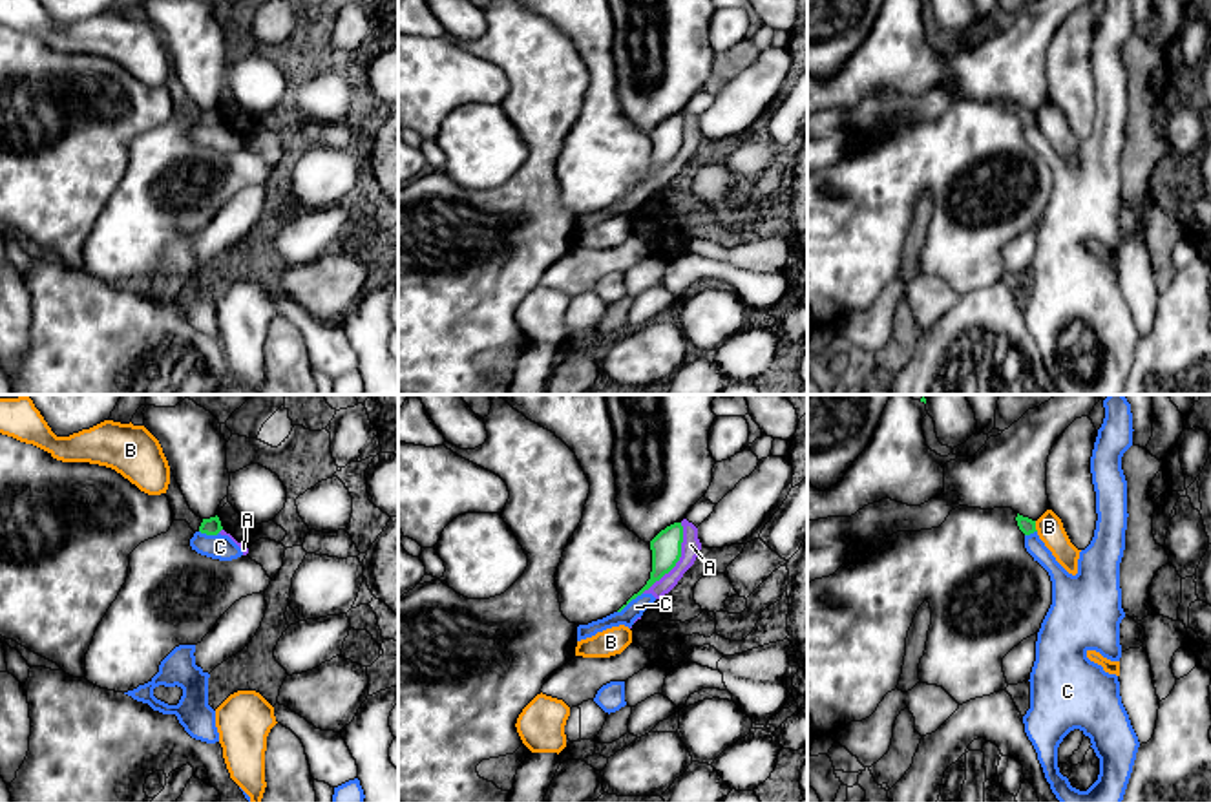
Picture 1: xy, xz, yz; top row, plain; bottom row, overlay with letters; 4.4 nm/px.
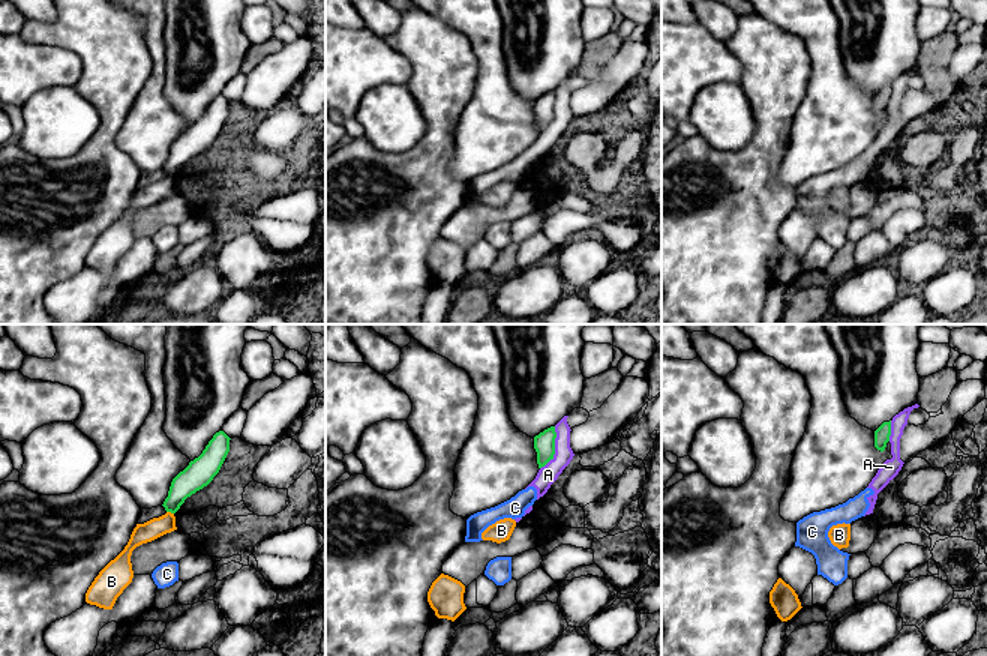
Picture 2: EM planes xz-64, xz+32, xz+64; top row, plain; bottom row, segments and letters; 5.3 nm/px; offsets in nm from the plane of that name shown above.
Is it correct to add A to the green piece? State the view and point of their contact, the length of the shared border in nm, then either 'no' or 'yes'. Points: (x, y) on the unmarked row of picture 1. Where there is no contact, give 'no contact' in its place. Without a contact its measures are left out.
xz (678, 150) | 360 nm | no

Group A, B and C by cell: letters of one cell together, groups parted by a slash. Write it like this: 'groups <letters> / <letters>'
groups A C / B

